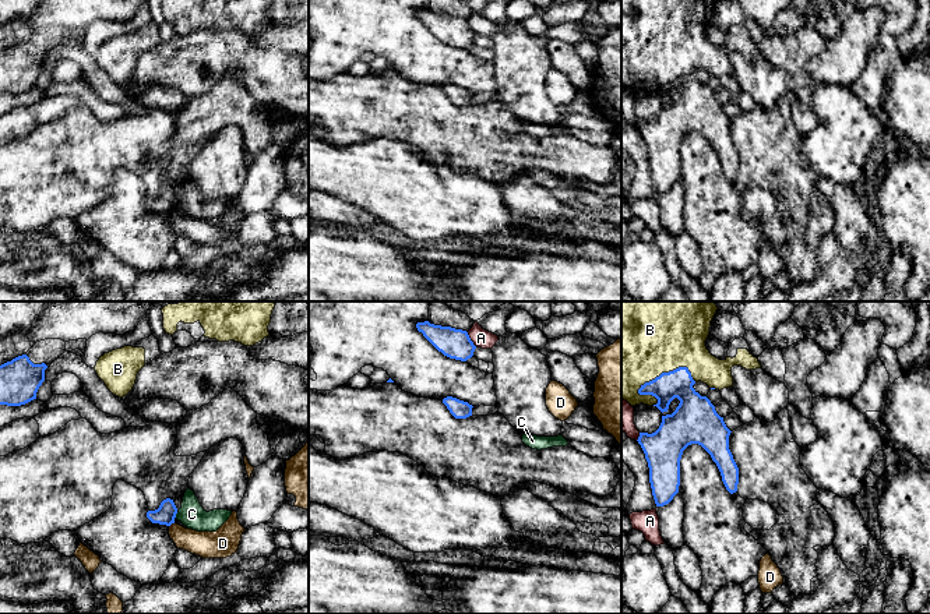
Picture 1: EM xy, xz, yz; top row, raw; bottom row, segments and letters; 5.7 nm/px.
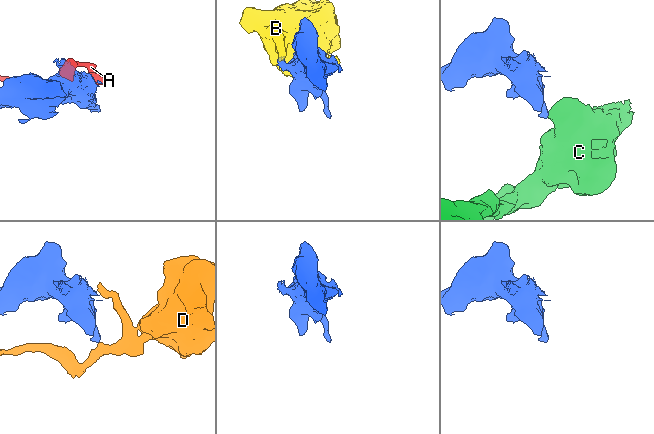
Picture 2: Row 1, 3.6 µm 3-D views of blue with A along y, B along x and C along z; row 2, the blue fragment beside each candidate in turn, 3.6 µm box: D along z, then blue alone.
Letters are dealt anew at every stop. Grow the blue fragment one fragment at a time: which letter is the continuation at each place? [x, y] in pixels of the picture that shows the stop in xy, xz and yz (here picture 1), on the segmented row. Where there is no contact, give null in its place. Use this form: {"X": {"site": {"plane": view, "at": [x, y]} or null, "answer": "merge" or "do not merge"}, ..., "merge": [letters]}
{"A": {"site": {"plane": "xz", "at": [469, 339]}, "answer": "do not merge"}, "B": {"site": {"plane": "yz", "at": [669, 371]}, "answer": "merge"}, "C": {"site": {"plane": "xy", "at": [175, 515]}, "answer": "do not merge"}, "D": {"site": {"plane": "xy", "at": [171, 523]}, "answer": "do not merge"}, "merge": ["B"]}

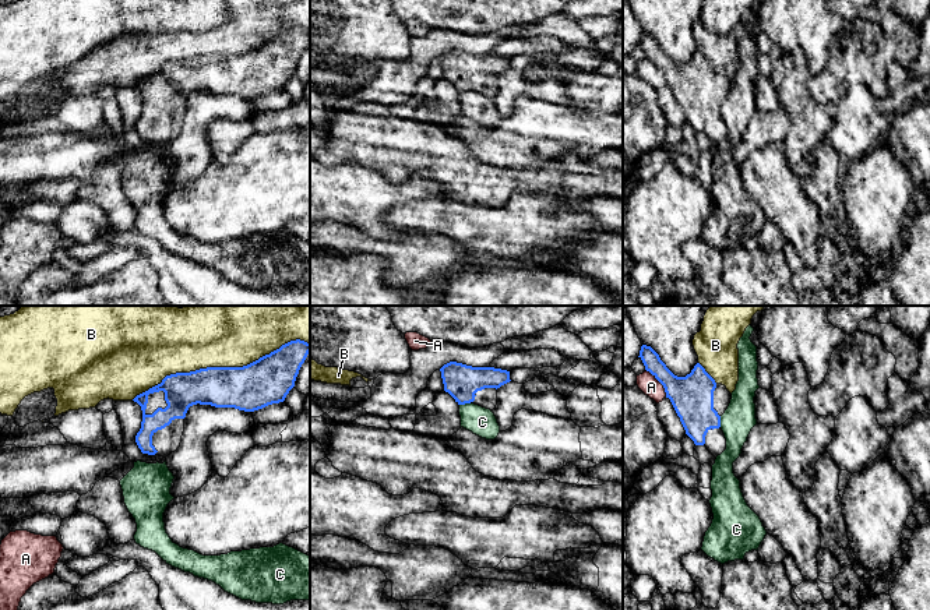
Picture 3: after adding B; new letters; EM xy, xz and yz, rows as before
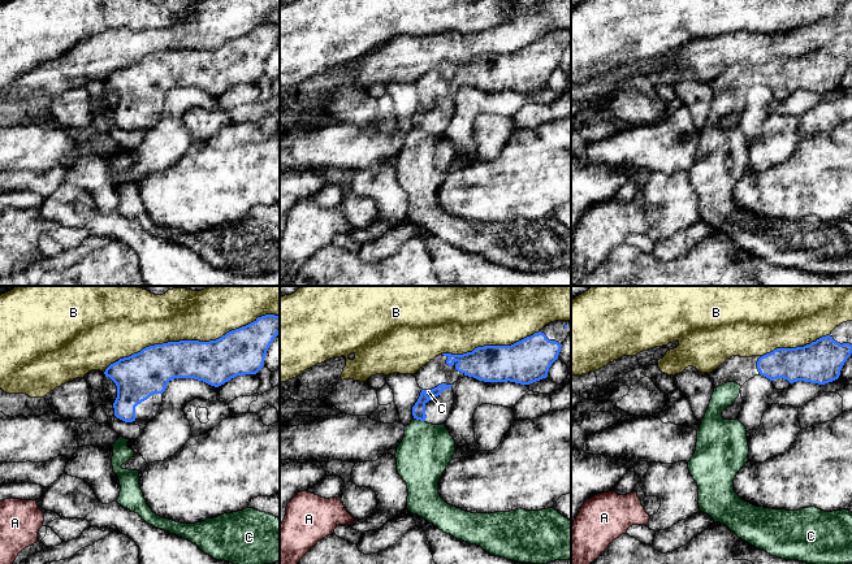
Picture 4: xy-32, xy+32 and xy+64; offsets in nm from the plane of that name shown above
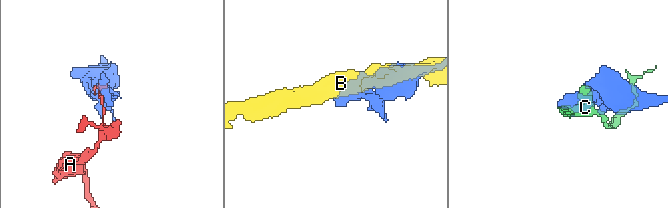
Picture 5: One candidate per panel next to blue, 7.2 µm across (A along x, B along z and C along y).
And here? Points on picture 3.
{"A": {"site": {"plane": "yz", "at": [659, 381]}, "answer": "do not merge"}, "B": {"site": {"plane": "xy", "at": [219, 367]}, "answer": "do not merge"}, "C": {"site": {"plane": "xz", "at": [464, 404]}, "answer": "do not merge"}, "merge": []}

